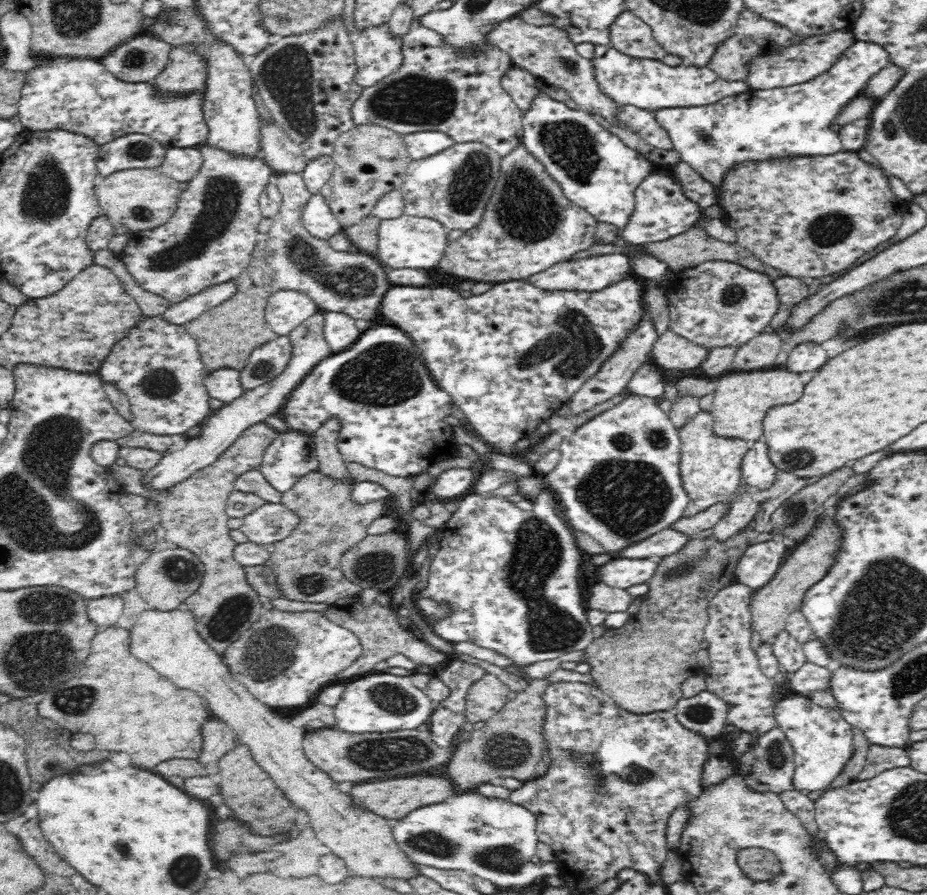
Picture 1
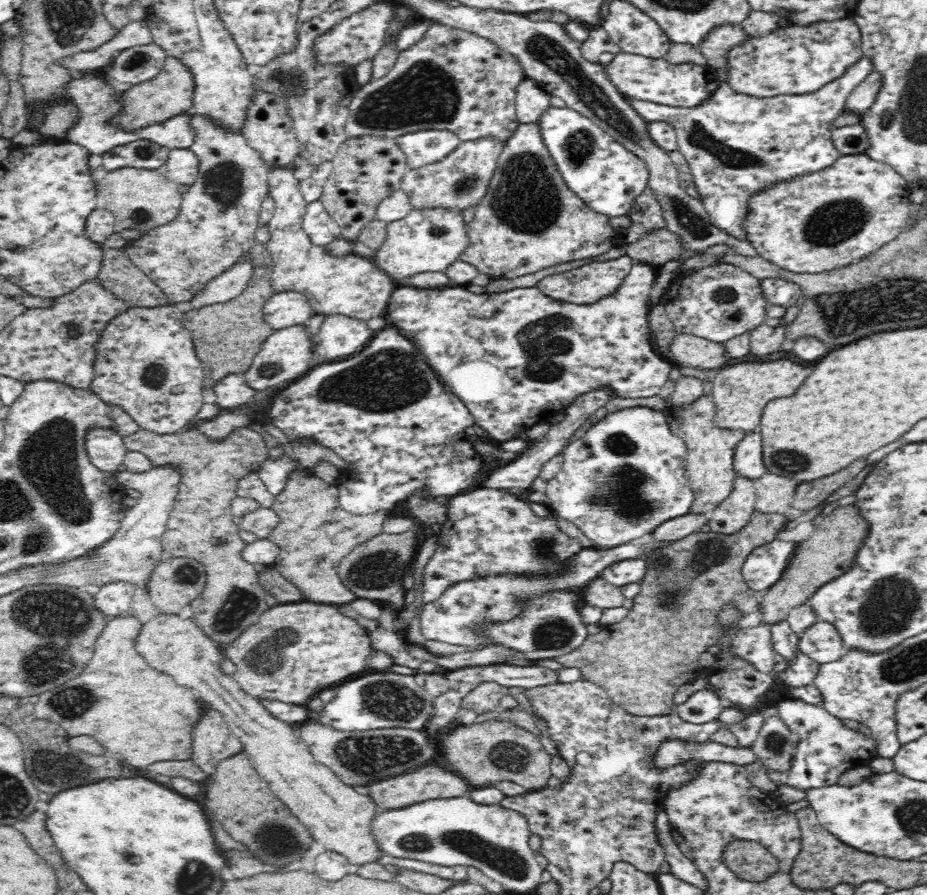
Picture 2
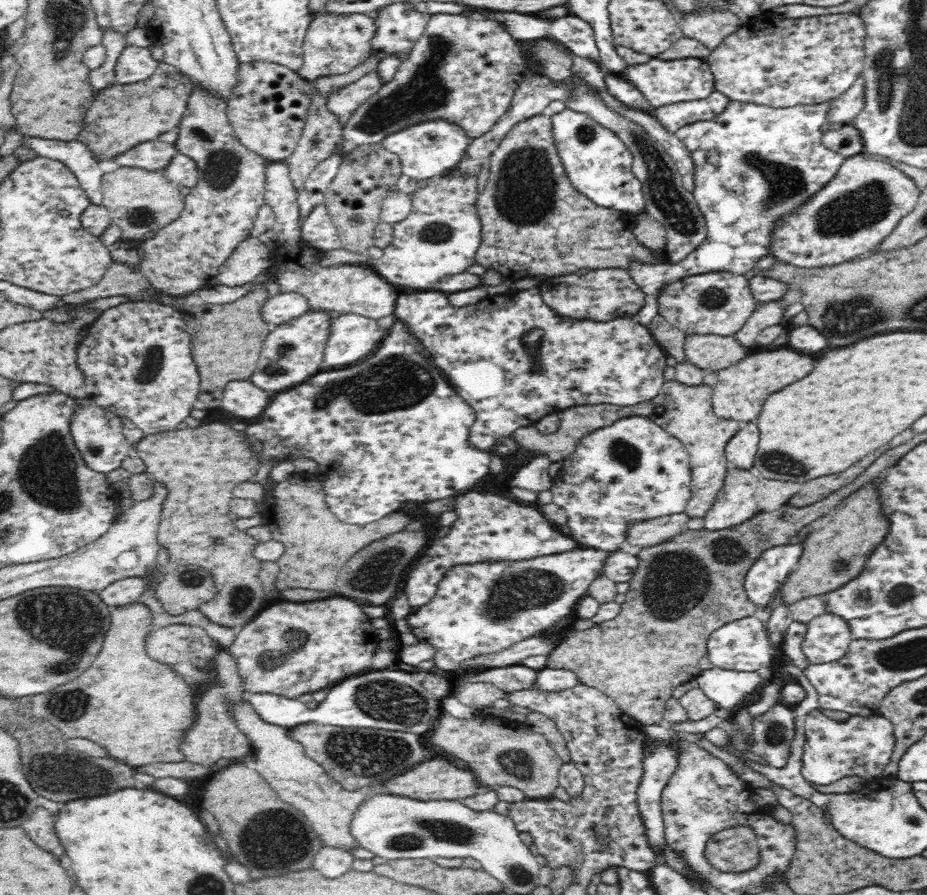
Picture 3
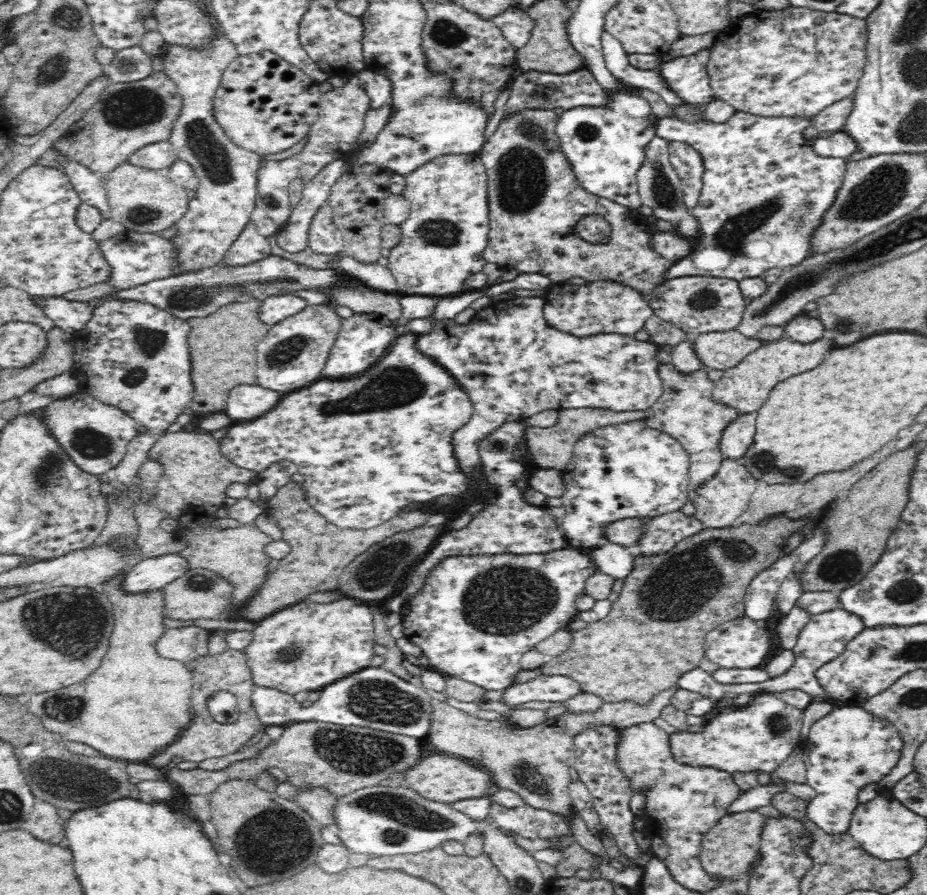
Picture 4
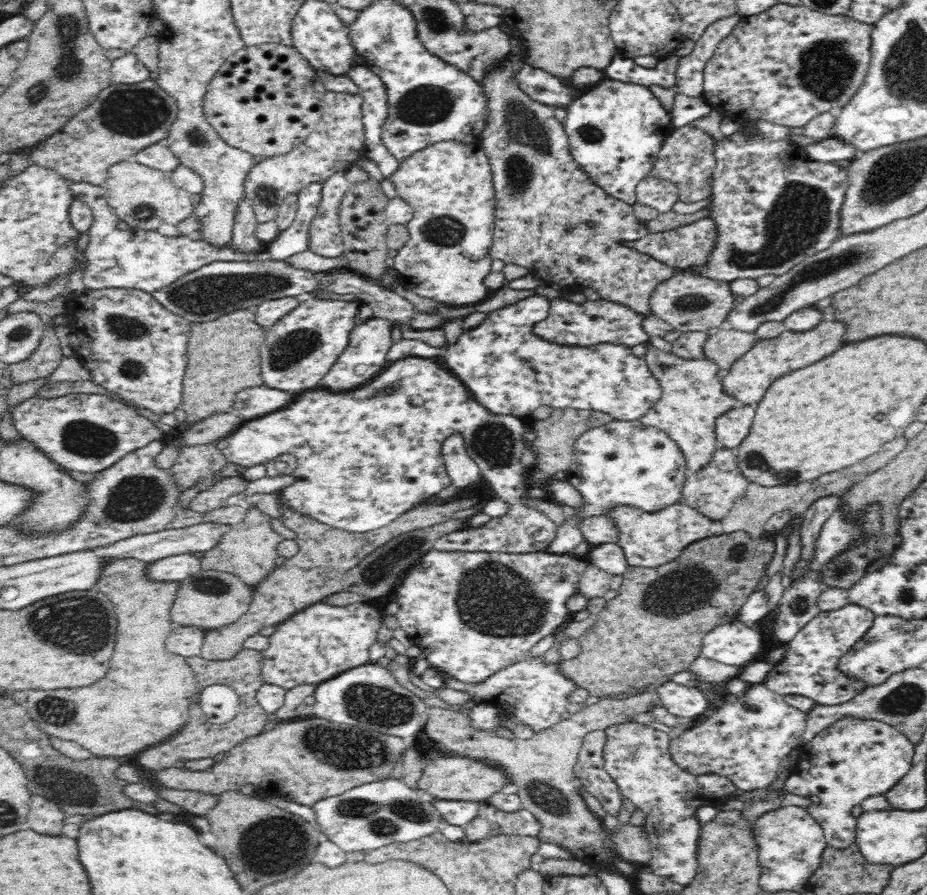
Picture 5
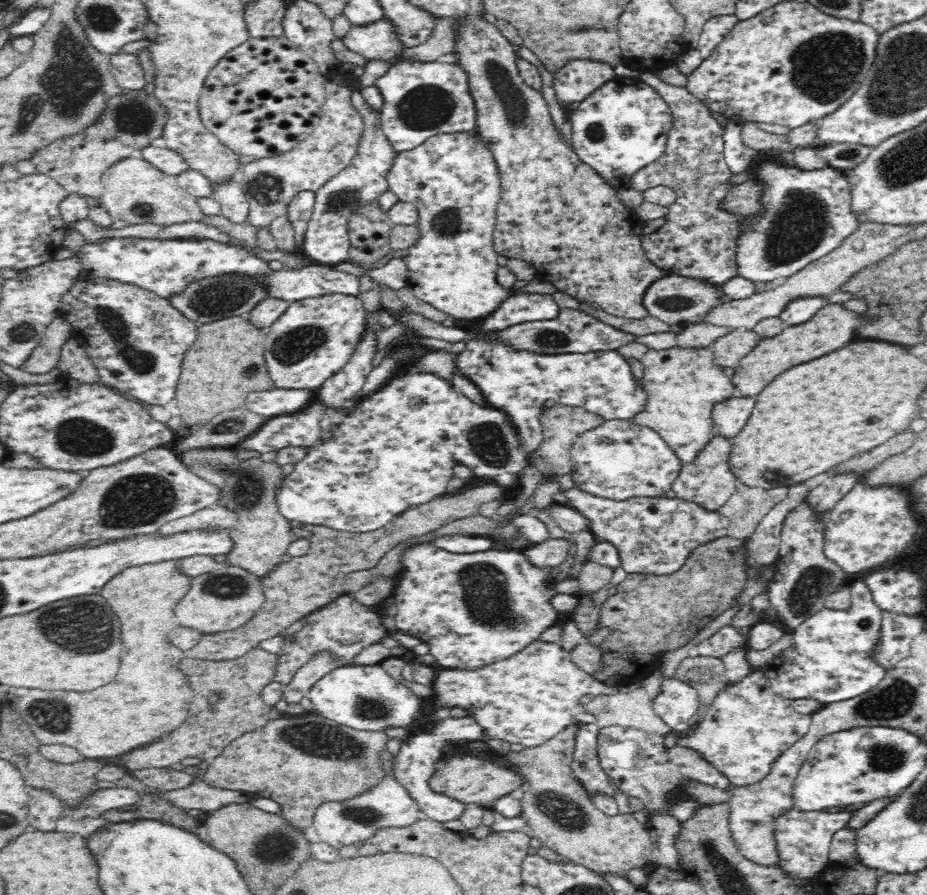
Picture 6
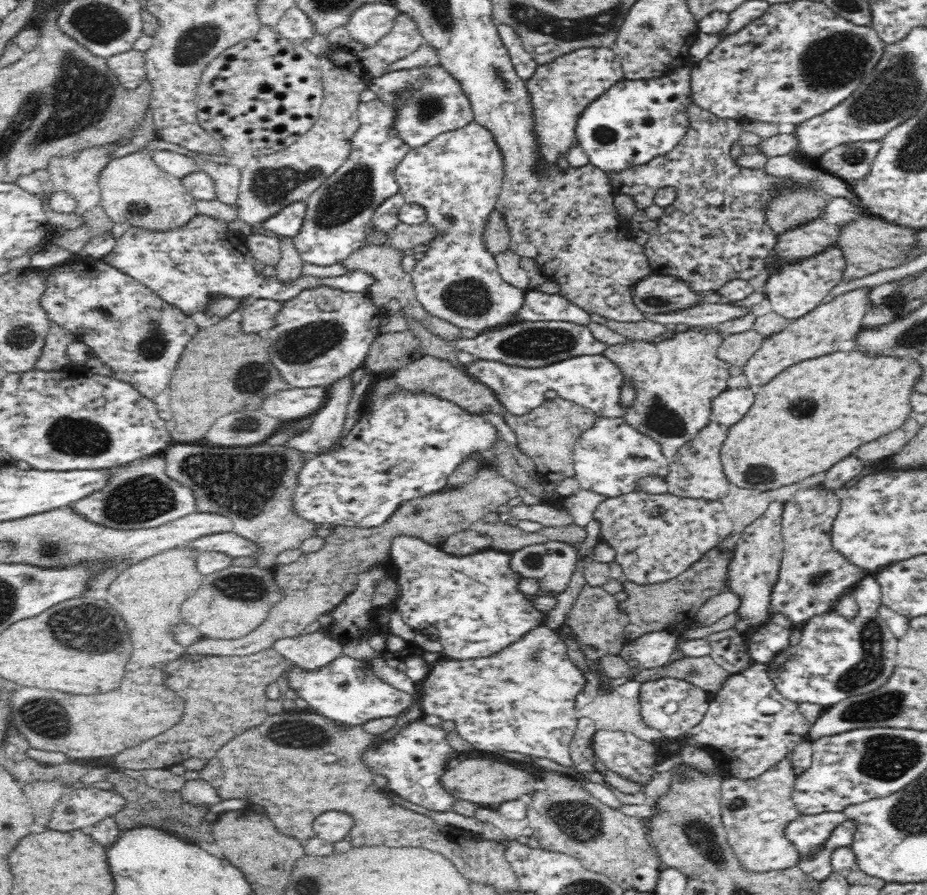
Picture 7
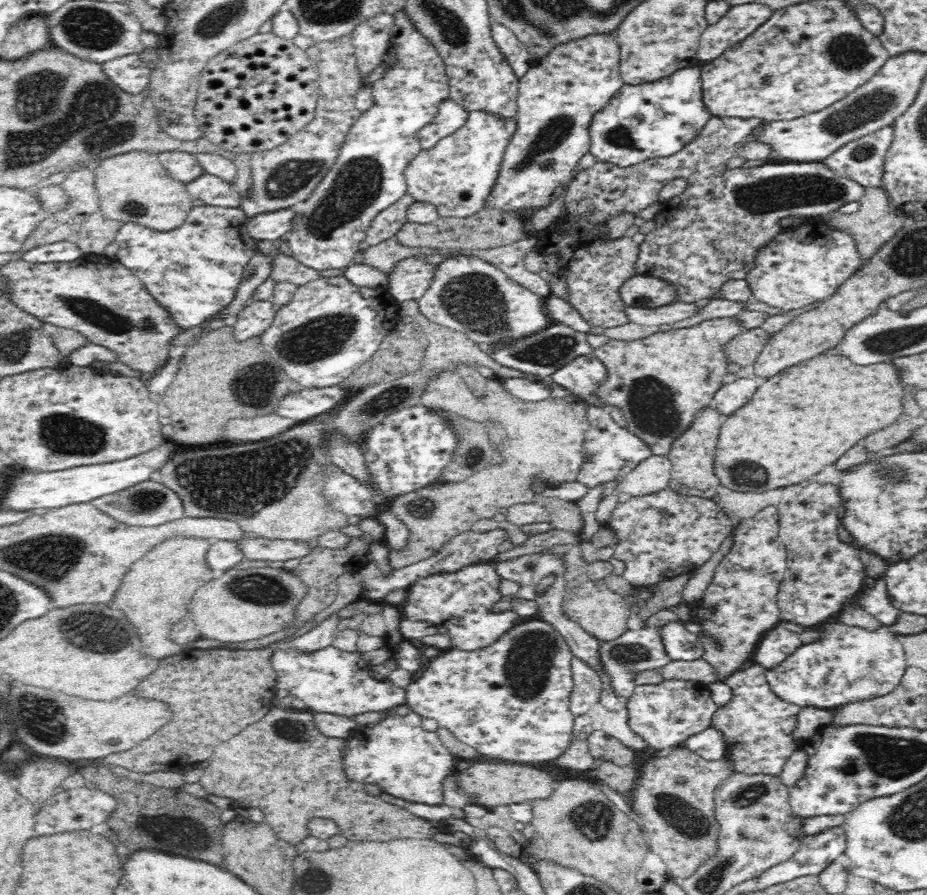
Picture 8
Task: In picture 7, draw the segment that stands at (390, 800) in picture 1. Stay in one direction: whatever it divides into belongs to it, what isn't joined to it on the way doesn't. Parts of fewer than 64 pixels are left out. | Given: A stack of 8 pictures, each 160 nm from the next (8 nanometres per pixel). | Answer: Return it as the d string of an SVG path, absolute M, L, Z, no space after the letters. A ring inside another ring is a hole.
M470 758L470 760L462 760L454 768L448 768L442 776L442 786L455 798L468 800L481 807L493 808L503 804L506 800L520 798L522 794L534 795L536 780L538 780L538 775L524 768L516 768L516 766L494 762L494 760Z

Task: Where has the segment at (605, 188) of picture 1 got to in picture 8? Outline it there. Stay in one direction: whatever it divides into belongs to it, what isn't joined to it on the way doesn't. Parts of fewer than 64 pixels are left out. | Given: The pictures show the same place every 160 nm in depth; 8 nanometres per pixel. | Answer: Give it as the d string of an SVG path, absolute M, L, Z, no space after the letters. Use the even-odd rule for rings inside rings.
M689 66L654 82L624 83L609 103L594 115L589 131L590 152L597 160L626 168L648 159L662 159L692 142L713 117L703 101L701 69Z

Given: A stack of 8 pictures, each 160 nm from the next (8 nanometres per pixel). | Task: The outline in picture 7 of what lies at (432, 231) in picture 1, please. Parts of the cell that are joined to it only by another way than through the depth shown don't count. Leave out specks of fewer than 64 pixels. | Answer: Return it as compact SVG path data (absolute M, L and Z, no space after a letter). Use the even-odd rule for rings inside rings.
M472 120L464 128L443 132L428 144L411 148L399 162L394 175L399 184L399 193L405 198L405 202L423 206L427 214L425 222L443 232L443 235L436 237L422 249L416 268L410 272L415 298L420 301L426 313L445 320L459 329L474 331L478 335L520 323L518 310L524 306L526 290L517 289L501 277L494 255L484 246L481 237L484 224L488 222L490 212L497 203L505 175L504 157L494 135Z

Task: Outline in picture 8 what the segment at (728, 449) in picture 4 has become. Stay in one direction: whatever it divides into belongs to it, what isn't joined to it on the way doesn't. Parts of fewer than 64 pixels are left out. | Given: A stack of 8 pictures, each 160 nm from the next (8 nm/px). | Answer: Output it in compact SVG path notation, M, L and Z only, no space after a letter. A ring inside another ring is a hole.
M739 378L732 382L724 383L716 390L712 405L721 412L729 415L744 406L753 394L758 390L758 384L754 379Z

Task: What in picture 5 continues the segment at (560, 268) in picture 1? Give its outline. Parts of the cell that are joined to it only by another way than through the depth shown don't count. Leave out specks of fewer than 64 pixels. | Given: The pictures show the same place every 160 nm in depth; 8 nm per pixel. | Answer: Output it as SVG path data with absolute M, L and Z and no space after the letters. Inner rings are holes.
M555 298L550 301L550 314L546 320L534 324L533 336L553 345L570 347L589 347L602 343L631 347L649 340L649 335L642 329L644 318L630 308L606 300L584 299L582 304L573 304Z

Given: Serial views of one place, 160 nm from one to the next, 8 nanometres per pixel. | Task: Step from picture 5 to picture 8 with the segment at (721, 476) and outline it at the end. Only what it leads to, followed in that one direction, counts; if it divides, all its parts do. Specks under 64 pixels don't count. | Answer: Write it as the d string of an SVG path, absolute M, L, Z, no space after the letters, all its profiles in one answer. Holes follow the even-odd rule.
M712 404L702 408L690 427L672 443L667 457L672 461L671 479L668 488L684 496L698 496L710 499L716 496L720 486L718 477L714 475L714 456L719 431L726 415L721 414Z

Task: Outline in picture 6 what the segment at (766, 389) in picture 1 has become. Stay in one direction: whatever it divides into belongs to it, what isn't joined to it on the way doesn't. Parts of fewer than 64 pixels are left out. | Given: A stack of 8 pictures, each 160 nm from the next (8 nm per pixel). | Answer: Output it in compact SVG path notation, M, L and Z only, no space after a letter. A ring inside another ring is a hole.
M828 304L816 312L811 320L803 324L788 325L777 336L762 339L752 352L740 360L731 381L740 388L743 396L755 397L766 388L767 384L770 384L771 380L782 375L792 366L810 362L828 352L848 346L848 342L852 342L854 338L856 328L860 328L860 322L862 322L860 315L846 310L843 304Z

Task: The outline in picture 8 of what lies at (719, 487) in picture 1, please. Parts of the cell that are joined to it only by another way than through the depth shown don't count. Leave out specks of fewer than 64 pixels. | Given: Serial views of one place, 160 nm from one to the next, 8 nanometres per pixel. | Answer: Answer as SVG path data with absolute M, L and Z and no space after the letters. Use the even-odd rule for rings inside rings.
M714 318L700 322L690 328L672 329L658 332L644 339L622 341L610 339L606 344L593 349L592 354L606 368L606 381L603 381L592 395L602 404L617 407L626 422L626 429L650 447L653 455L667 454L679 435L682 435L696 414L712 404L716 390L724 382L728 373L729 361L725 356L725 344L739 336L743 328L737 318Z

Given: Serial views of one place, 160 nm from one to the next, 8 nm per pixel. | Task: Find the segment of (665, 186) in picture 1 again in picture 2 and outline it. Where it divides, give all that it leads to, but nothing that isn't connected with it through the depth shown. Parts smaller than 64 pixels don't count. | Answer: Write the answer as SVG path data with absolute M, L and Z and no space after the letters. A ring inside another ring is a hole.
M648 186L637 198L628 215L632 221L632 226L624 230L625 238L623 240L627 243L638 240L644 232L650 232L654 228L665 228L666 226L664 219L662 219L660 203Z

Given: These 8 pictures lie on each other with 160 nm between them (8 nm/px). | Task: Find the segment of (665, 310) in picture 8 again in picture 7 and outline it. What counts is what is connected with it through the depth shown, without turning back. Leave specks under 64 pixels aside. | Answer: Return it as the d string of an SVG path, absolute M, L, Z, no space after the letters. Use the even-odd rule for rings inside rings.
M696 304L690 309L678 310L663 314L645 314L645 320L656 322L657 324L686 324L691 328L710 328L734 318L740 318L746 314L752 313L753 310L745 310L738 306L730 306L730 304Z

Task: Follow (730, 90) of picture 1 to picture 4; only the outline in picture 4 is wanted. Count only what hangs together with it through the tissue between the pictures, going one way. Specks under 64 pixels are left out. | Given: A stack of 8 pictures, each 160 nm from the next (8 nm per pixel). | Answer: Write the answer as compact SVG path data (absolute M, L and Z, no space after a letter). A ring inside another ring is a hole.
M710 48L690 56L681 56L661 64L661 74L669 87L689 104L705 105L714 100L707 64Z

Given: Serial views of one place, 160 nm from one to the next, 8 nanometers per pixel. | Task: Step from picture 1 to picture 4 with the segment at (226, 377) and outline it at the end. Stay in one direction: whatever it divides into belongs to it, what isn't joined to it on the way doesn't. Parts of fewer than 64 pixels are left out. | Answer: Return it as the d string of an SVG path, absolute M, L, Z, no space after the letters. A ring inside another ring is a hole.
M238 386L228 396L224 412L234 420L250 420L270 412L282 398L278 391L262 386Z

